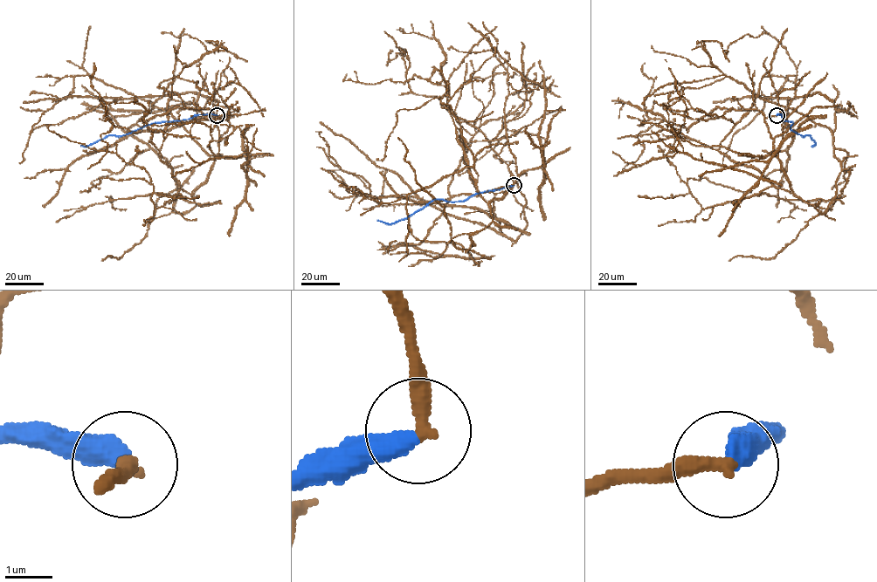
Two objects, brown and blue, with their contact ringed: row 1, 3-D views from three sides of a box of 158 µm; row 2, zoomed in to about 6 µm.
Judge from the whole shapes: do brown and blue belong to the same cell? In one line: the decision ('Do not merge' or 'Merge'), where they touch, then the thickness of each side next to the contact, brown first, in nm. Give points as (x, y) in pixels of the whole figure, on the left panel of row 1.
Do not merge. Place: (217, 115). Thickness 360 nm (brown) against 480 nm

